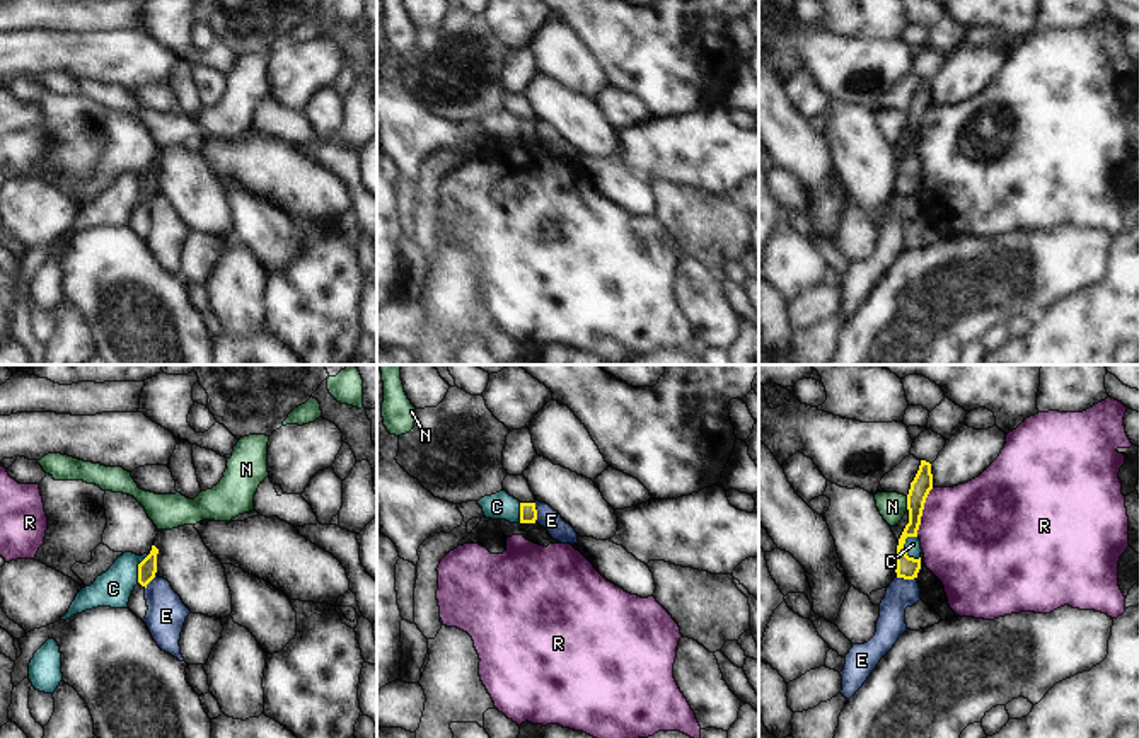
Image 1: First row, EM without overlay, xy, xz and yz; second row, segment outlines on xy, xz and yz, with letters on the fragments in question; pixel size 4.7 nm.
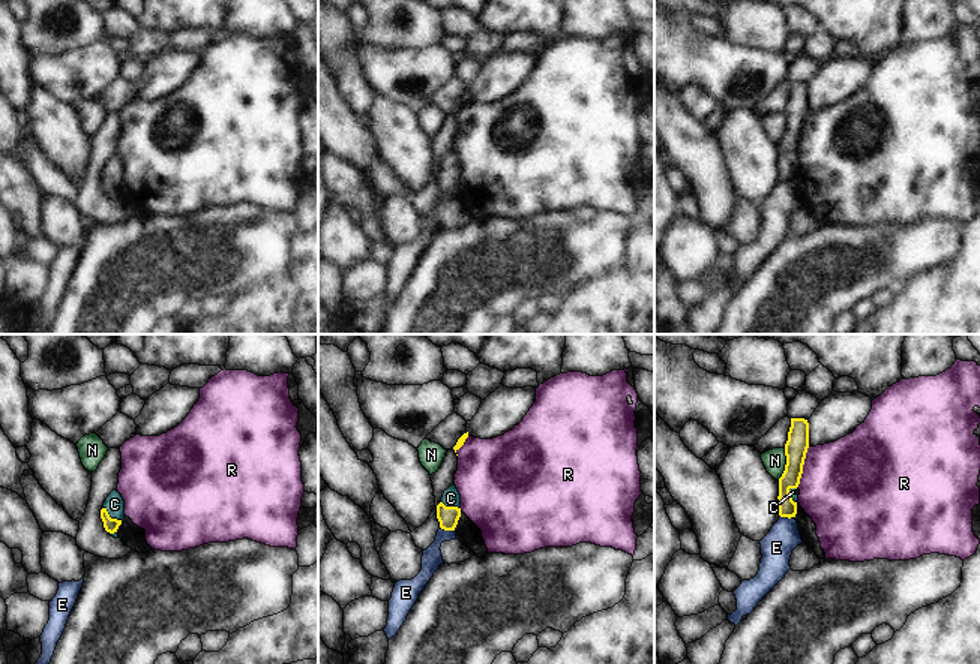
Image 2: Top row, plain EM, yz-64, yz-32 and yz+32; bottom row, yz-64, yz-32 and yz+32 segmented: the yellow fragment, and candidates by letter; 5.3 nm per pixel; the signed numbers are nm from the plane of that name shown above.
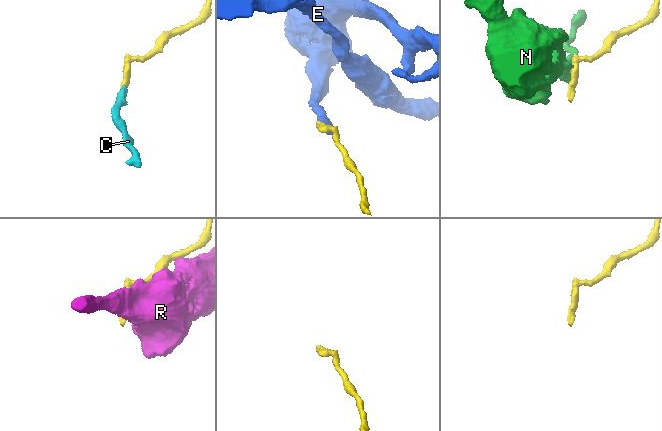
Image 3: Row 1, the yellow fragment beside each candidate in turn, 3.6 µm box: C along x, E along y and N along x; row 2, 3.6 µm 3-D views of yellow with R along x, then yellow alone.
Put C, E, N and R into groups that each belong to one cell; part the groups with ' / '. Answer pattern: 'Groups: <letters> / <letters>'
Groups: C / E / N / R.

